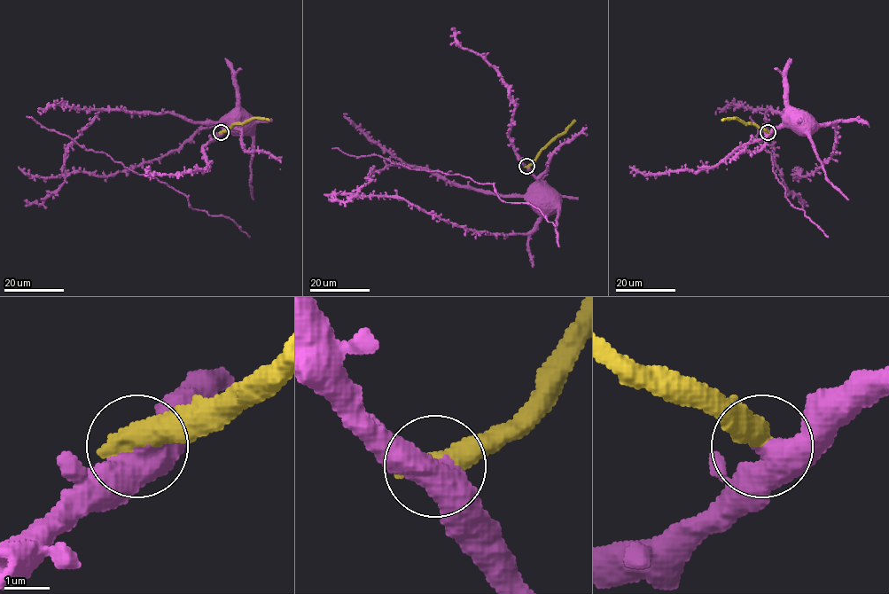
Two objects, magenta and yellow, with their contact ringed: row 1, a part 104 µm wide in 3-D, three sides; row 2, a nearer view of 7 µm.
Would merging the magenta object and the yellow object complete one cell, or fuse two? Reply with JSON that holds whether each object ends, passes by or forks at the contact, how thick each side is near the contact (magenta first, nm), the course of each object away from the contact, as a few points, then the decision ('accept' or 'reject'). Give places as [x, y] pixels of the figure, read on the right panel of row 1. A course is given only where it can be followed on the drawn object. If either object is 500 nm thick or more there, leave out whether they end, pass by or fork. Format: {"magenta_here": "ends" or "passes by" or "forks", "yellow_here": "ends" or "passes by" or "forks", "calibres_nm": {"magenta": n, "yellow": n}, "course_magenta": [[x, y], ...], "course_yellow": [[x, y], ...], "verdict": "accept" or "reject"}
{"calibres_nm": {"magenta": 550, "yellow": 600}, "course_magenta": [[768, 133], [790, 125], [794, 121]], "course_yellow": [[768, 133], [738, 118], [721, 121]], "verdict": "reject"}

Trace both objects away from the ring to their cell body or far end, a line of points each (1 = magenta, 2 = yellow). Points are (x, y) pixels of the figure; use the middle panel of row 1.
1: (527, 167), (537, 181), (532, 192)
2: (527, 167), (574, 120)

